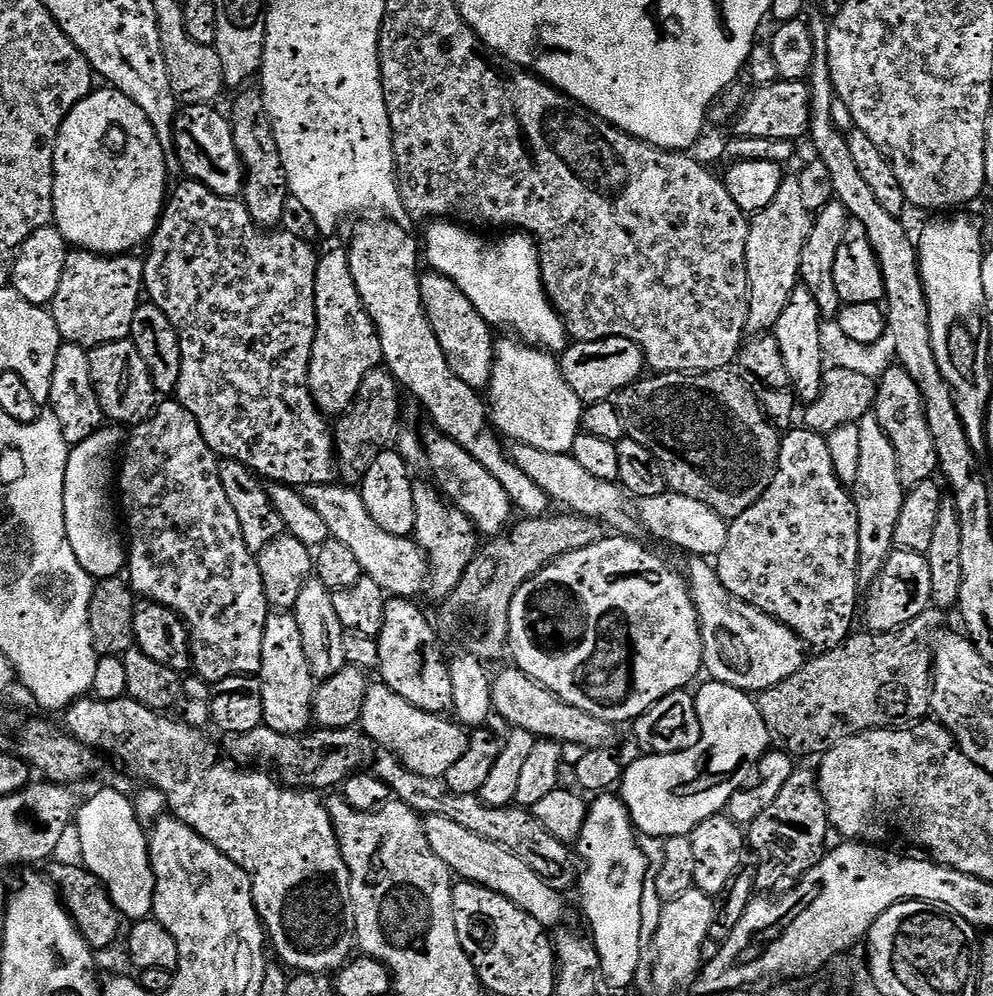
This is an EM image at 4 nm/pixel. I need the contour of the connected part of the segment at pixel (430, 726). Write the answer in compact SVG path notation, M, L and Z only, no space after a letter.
M376 682L364 695L359 727L383 751L394 753L407 768L414 770L414 774L439 780L468 749L469 733L459 723L449 720L443 715L410 706L406 698L398 698L394 690L390 690L383 682Z

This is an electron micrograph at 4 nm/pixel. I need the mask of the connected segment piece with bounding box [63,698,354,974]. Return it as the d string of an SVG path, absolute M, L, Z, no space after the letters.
M81 698L63 716L67 735L97 753L105 752L121 760L130 775L145 780L147 787L157 788L164 795L171 815L222 850L230 862L246 870L267 943L271 951L273 948L280 955L281 965L297 968L295 971L300 974L332 974L348 963L354 952L350 870L346 870L325 801L319 800L315 791L285 788L279 779L252 766L223 764L219 750L203 736L201 729L179 723L171 715L155 712L137 700Z

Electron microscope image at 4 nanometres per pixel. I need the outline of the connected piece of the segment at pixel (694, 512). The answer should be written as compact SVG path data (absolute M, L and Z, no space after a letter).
M674 491L654 494L654 498L640 500L635 505L634 512L639 523L656 540L661 540L664 544L673 544L676 548L681 548L692 558L715 558L726 546L726 534L728 533L729 521L724 520L710 506L702 502L694 502L694 498L686 498L682 494Z

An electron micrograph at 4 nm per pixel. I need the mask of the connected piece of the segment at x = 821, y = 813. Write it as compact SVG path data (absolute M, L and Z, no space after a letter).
M797 767L790 782L786 782L778 798L774 798L774 806L758 814L758 818L747 825L747 847L756 851L755 887L764 894L783 894L790 891L824 857L830 844L828 832L830 833L828 811L816 784L816 772Z

